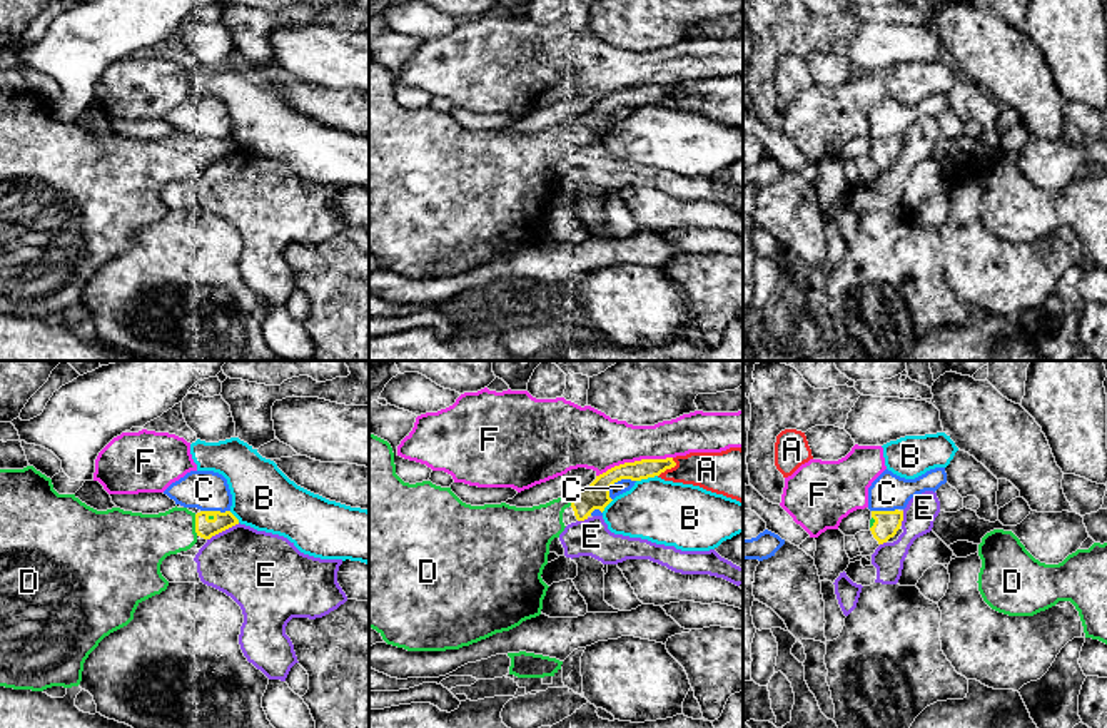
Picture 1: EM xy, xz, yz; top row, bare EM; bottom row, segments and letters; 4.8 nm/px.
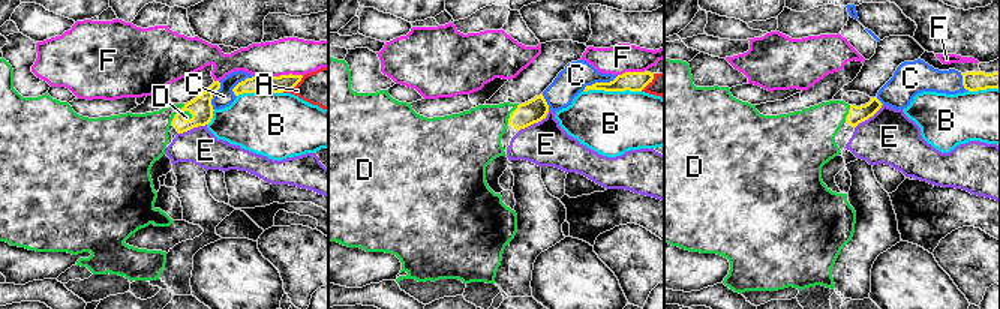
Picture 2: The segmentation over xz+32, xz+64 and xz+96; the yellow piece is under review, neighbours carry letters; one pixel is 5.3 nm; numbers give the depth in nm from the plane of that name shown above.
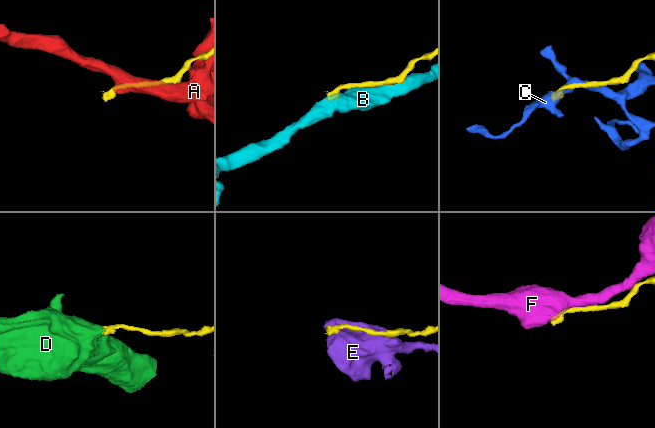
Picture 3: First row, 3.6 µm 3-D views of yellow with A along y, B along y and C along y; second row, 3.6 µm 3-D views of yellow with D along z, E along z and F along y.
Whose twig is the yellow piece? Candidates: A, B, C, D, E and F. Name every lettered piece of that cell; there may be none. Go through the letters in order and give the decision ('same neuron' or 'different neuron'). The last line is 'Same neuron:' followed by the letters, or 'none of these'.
A: different neuron
B: different neuron
C: different neuron
D: same neuron
E: different neuron
F: different neuron
Same neuron: D

